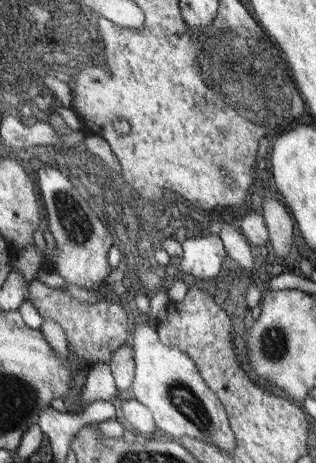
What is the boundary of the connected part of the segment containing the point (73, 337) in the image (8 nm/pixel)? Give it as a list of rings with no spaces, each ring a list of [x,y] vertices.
[[[37,278],[30,283],[28,301],[38,309],[43,320],[54,320],[64,328],[68,338],[67,345],[86,367],[94,367],[101,363],[110,364],[114,350],[129,343],[132,316],[122,305],[111,304],[106,299],[82,303],[72,297],[64,287],[53,288]]]

